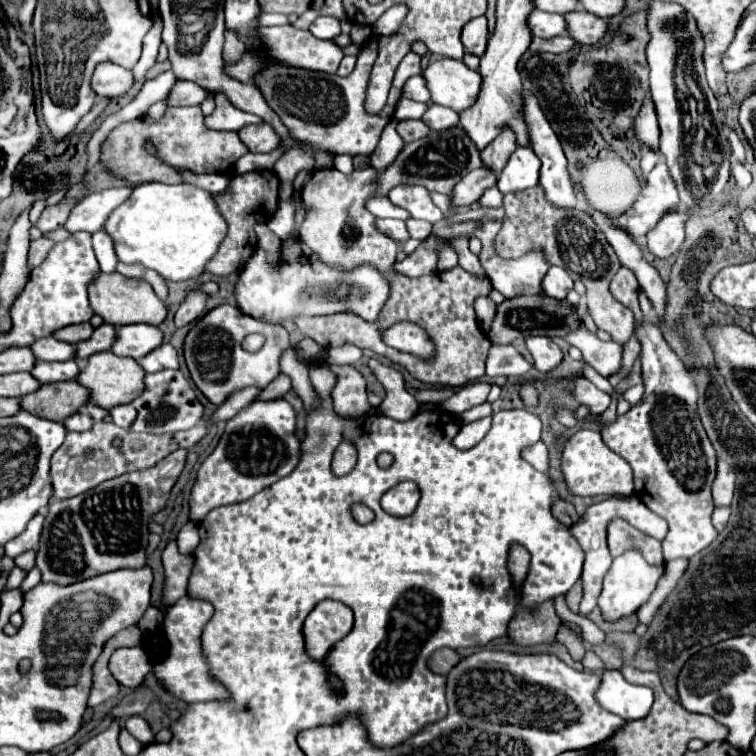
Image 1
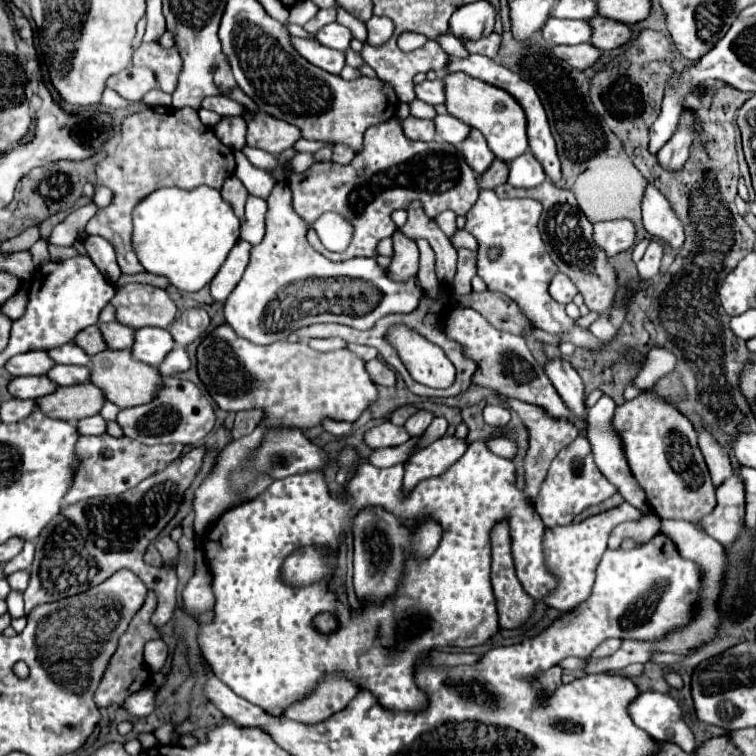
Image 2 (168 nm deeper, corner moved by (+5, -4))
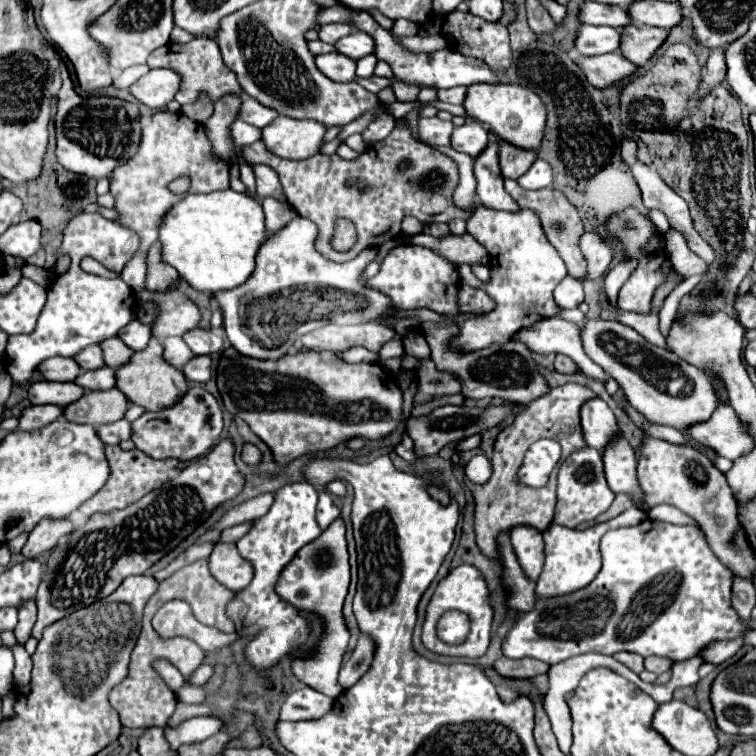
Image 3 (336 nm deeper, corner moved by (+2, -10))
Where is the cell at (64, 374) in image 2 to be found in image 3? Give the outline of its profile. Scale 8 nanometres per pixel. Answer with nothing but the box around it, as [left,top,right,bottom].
[76,366,116,390]

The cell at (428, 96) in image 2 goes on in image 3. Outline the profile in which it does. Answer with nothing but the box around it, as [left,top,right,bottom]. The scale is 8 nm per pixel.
[438,86,466,104]

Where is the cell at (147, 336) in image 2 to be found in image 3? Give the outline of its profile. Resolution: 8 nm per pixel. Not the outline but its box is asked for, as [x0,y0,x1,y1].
[162,336,194,368]

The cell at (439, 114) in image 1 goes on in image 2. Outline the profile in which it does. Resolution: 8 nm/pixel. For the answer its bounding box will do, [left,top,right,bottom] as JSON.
[433,114,469,144]

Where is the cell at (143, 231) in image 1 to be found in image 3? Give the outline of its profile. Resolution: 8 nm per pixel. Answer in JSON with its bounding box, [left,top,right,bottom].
[160,190,272,292]

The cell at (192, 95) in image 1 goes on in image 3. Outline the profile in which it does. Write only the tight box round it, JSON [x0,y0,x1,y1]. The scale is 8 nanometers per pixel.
[238,96,280,128]

